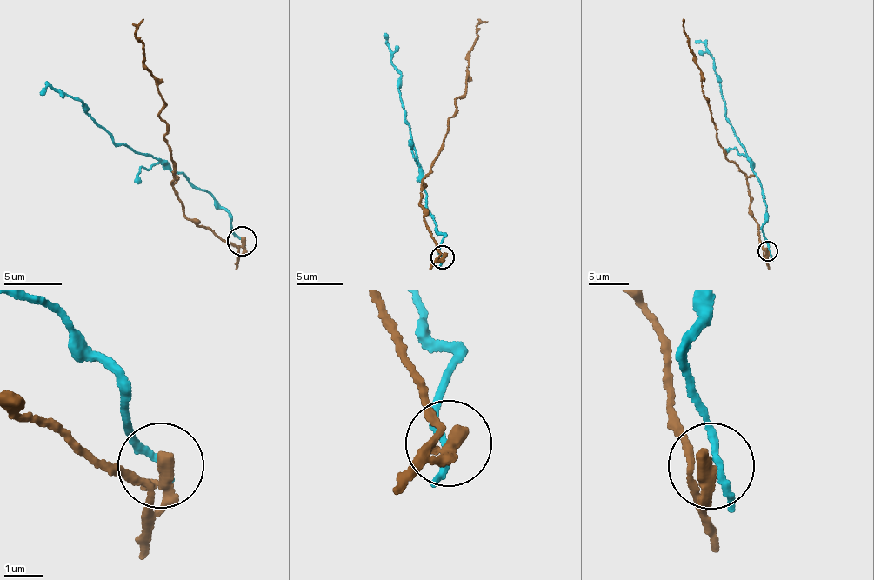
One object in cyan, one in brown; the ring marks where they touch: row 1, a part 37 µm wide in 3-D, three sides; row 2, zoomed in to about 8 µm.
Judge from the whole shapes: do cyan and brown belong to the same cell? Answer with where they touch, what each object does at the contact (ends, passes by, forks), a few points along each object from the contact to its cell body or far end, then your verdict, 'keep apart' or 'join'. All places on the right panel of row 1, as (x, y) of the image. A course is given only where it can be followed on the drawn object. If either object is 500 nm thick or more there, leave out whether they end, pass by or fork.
(768, 251) | cyan passes by | brown ends | cyan via (768, 250), (762, 225), (767, 204), (725, 116), (717, 75), (704, 44), (696, 42) | brown via (767, 251), (750, 210), (745, 173), (726, 157), (717, 142), (684, 19) | keep apart

